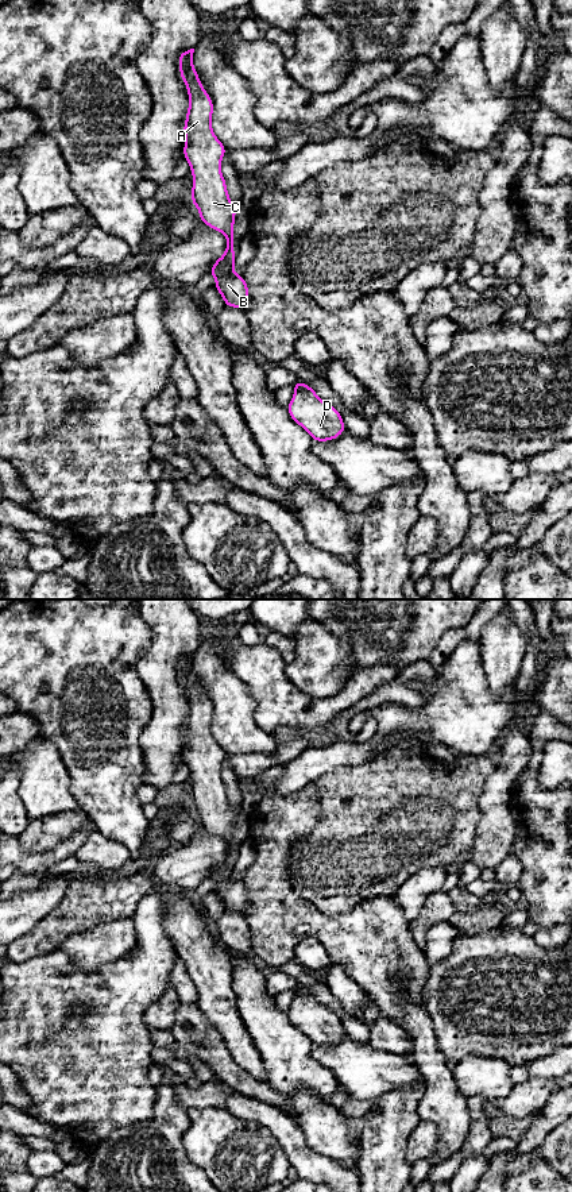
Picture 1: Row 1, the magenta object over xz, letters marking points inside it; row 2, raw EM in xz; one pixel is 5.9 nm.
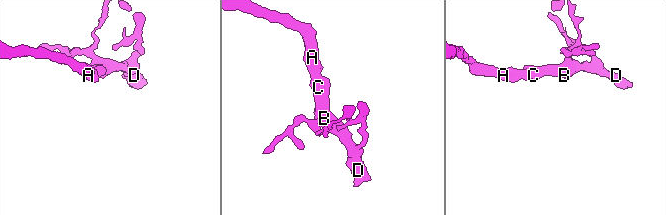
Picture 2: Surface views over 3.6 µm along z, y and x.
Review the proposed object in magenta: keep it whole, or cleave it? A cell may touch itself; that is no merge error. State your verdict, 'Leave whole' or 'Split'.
Leave whole

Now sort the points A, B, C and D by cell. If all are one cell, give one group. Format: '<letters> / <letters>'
A B C D

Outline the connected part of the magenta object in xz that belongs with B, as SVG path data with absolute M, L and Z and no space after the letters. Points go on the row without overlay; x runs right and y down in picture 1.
M190 653L178 661L178 675L189 699L183 761L194 783L190 805L200 815L198 823L209 833L223 837L227 844L224 860L209 875L216 884L214 892L224 903L225 911L244 915L250 906L248 890L243 880L233 877L233 830L237 811L231 806L221 779L221 764L227 753L212 734L213 706L200 687L193 671L193 657L194 653Z

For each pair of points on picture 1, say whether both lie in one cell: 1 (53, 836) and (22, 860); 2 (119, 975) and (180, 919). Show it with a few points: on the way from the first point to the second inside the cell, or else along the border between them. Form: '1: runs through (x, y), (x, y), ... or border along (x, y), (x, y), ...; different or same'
1: border along (16, 837), (29, 852), (50, 852), (61, 841); different
2: border along (165, 901), (163, 930), (177, 955); different

